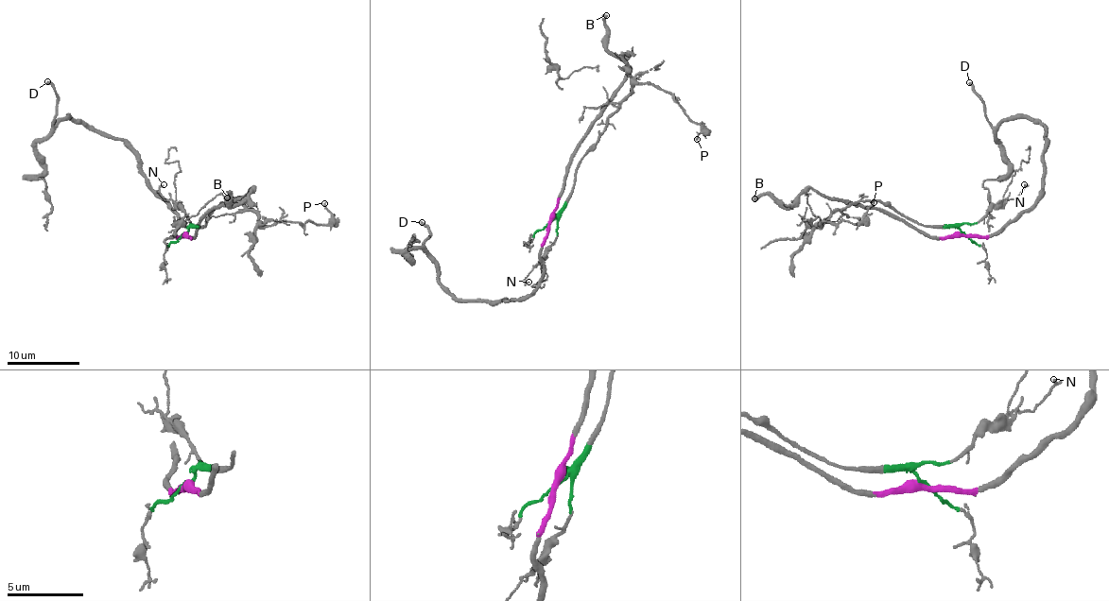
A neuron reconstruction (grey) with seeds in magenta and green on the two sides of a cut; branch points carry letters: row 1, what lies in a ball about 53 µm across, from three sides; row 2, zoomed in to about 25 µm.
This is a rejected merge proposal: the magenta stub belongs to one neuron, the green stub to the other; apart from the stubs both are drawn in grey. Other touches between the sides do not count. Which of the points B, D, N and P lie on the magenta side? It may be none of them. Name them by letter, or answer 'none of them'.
B, D

